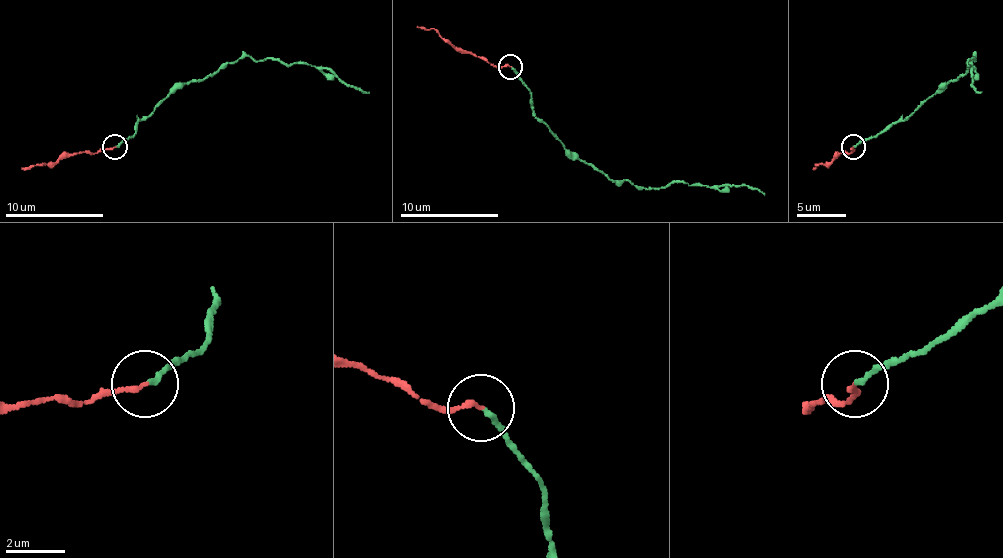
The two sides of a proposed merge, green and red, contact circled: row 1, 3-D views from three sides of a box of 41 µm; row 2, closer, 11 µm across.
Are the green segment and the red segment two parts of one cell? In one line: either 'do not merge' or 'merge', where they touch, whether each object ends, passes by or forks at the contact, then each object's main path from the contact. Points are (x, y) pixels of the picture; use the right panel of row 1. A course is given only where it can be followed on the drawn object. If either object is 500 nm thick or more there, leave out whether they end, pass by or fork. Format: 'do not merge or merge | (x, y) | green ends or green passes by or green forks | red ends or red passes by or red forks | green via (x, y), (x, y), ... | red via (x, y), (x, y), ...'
merge | (853, 147) | green ends | red ends | green via (853, 147), (905, 120), (937, 91), (966, 71), (966, 64), (974, 57), (969, 61), (971, 84), (981, 93) | red via (853, 147), (831, 162), (814, 165), (812, 169)

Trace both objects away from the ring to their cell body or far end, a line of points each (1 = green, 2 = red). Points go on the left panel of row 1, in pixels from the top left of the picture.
1: (115, 147), (135, 133), (135, 125), (172, 91), (243, 57), (331, 69), (346, 84), (368, 93)
2: (115, 147), (64, 155), (54, 162), (29, 165), (22, 169)

